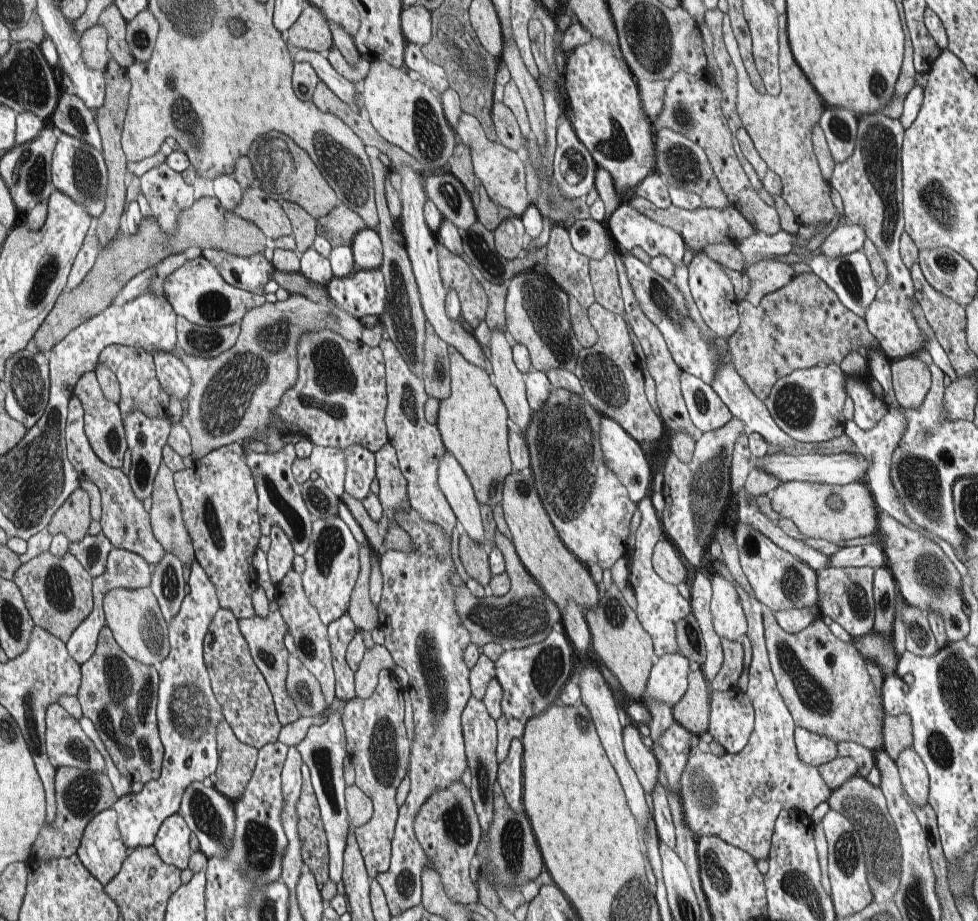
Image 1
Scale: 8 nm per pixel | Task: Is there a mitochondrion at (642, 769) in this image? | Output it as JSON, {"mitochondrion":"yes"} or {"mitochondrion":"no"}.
{"mitochondrion":"no"}

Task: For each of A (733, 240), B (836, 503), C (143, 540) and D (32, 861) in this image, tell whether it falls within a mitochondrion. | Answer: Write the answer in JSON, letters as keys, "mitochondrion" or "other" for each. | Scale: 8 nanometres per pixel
{"A":"other","B":"mitochondrion","C":"other","D":"other"}

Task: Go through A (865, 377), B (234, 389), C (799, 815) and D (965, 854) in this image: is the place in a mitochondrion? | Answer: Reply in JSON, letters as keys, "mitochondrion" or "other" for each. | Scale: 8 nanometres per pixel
{"A":"other","B":"mitochondrion","C":"other","D":"other"}

